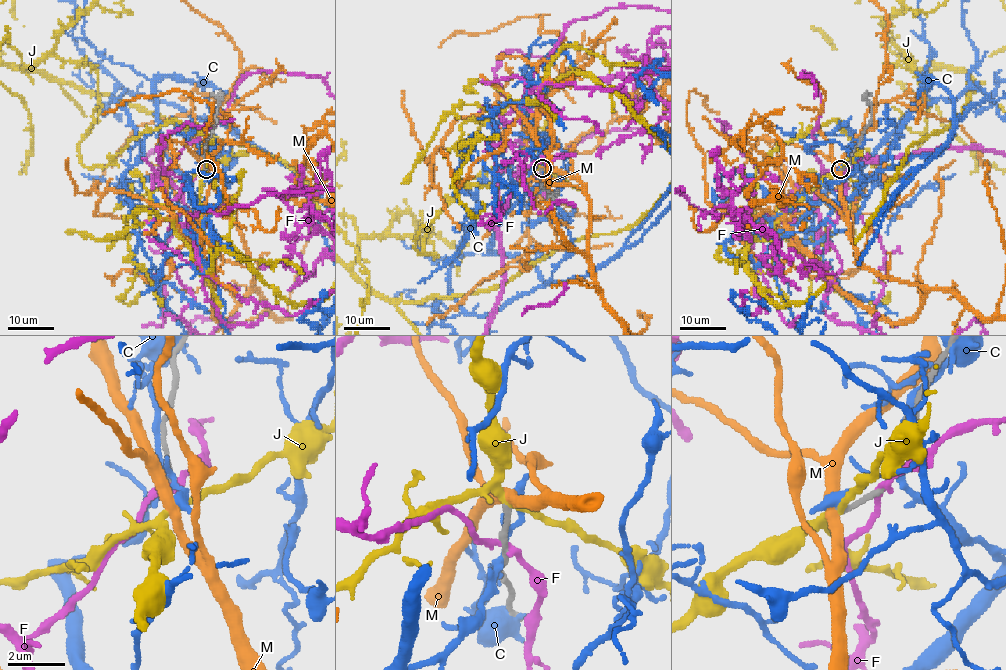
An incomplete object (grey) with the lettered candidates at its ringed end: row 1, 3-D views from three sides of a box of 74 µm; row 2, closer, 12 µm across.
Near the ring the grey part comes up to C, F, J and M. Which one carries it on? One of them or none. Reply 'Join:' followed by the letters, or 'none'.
Join: none

